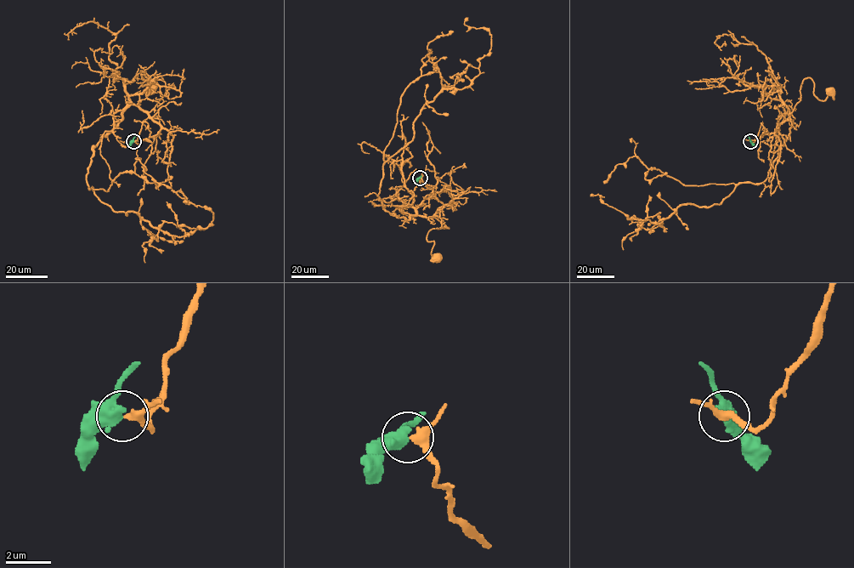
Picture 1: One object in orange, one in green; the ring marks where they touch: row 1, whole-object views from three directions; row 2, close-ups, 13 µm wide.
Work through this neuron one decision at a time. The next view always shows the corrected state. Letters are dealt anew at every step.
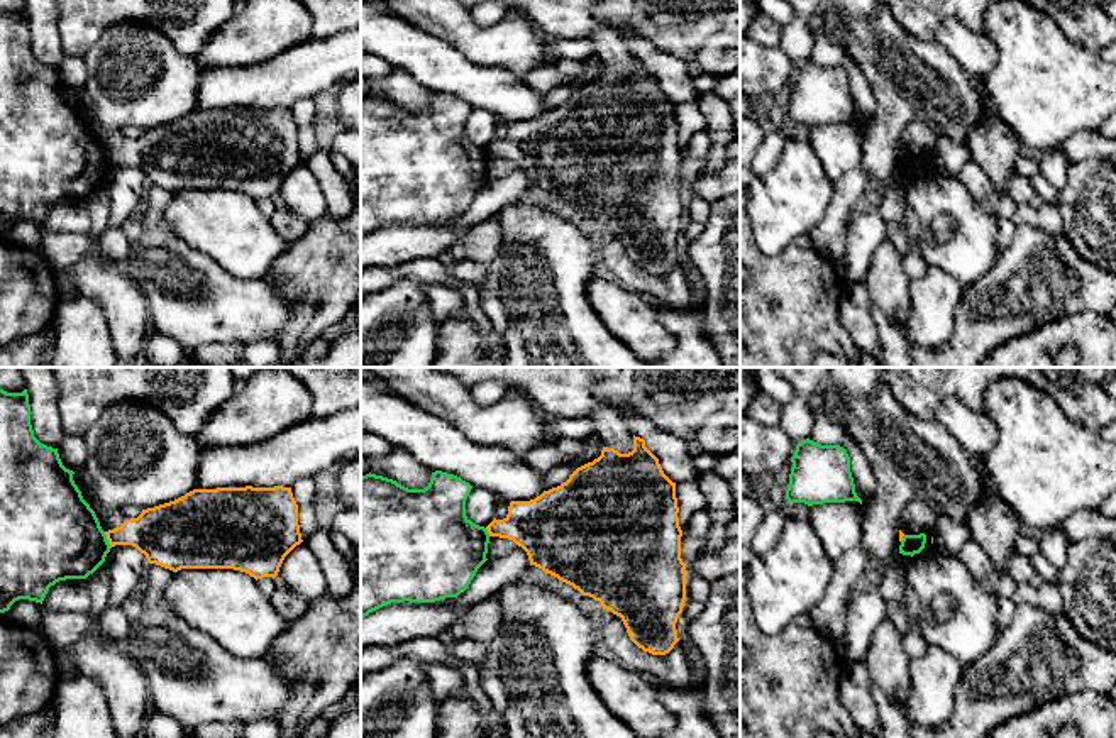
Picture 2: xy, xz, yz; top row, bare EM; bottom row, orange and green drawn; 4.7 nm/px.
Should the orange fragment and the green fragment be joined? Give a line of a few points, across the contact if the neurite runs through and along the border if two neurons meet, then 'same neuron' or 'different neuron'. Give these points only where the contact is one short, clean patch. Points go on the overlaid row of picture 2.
line xy (104, 532), (110, 547); different neuron

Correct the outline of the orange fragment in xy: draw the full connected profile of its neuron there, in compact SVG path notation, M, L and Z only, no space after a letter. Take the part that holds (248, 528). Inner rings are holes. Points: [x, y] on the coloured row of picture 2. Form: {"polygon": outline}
{"polygon": "M291 487L193 489L185 496L142 509L137 518L105 531L110 547L132 545L149 564L181 569L234 569L251 577L276 577L285 557L300 545L298 504Z"}

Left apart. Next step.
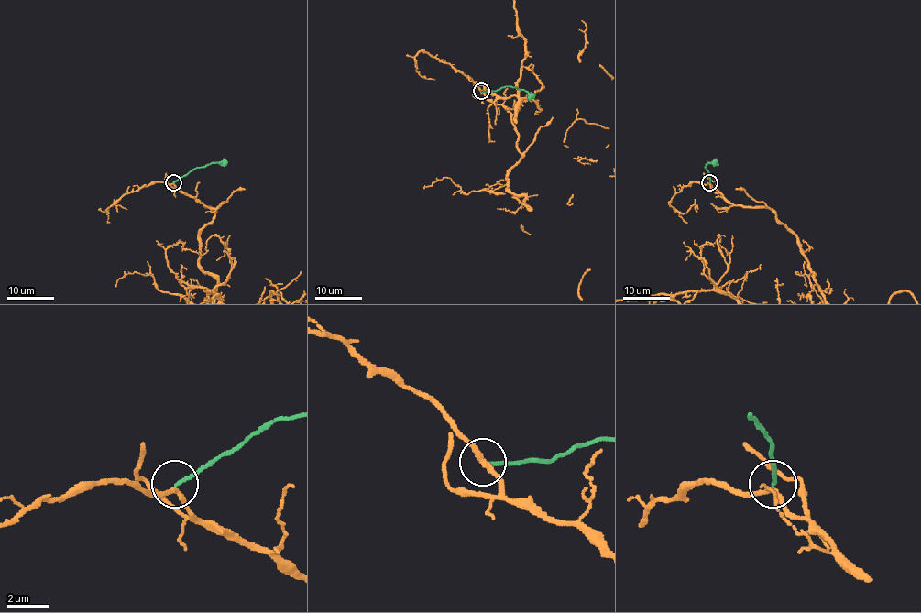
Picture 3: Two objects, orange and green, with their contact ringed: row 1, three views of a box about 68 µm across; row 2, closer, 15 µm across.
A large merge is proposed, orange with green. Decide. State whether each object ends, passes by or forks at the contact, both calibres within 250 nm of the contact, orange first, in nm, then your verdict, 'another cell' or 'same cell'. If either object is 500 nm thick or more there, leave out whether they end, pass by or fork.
orange passes by; green ends; calibres 220 and 170 nm; another cell

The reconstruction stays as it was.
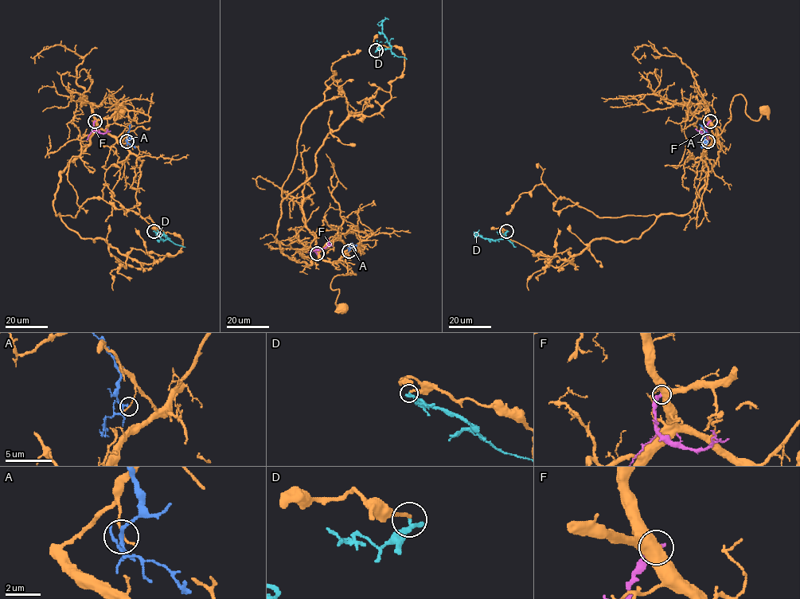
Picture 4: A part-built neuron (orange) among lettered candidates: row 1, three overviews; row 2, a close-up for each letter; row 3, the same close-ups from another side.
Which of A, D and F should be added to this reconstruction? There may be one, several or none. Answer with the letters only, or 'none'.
none

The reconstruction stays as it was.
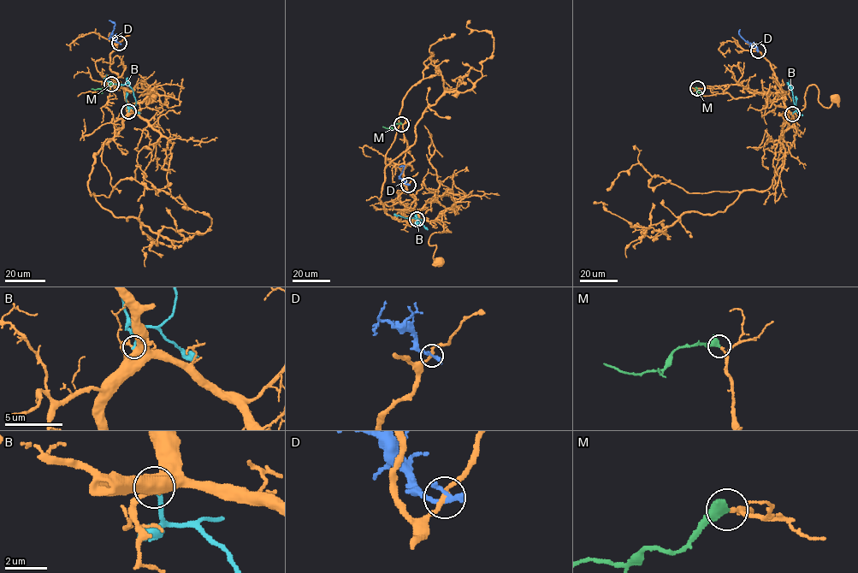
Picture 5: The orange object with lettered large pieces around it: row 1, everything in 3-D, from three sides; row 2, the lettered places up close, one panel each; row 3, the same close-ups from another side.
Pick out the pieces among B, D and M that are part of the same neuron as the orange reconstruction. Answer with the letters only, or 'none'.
M

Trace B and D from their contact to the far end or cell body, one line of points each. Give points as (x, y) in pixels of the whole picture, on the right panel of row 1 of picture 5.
B: (792, 113), (795, 110), (789, 79)
D: (758, 50), (738, 33), (740, 29)

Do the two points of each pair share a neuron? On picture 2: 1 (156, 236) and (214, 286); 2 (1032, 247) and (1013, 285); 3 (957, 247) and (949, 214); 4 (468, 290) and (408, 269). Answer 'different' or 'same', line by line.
1: same
2: same
3: same
4: same

